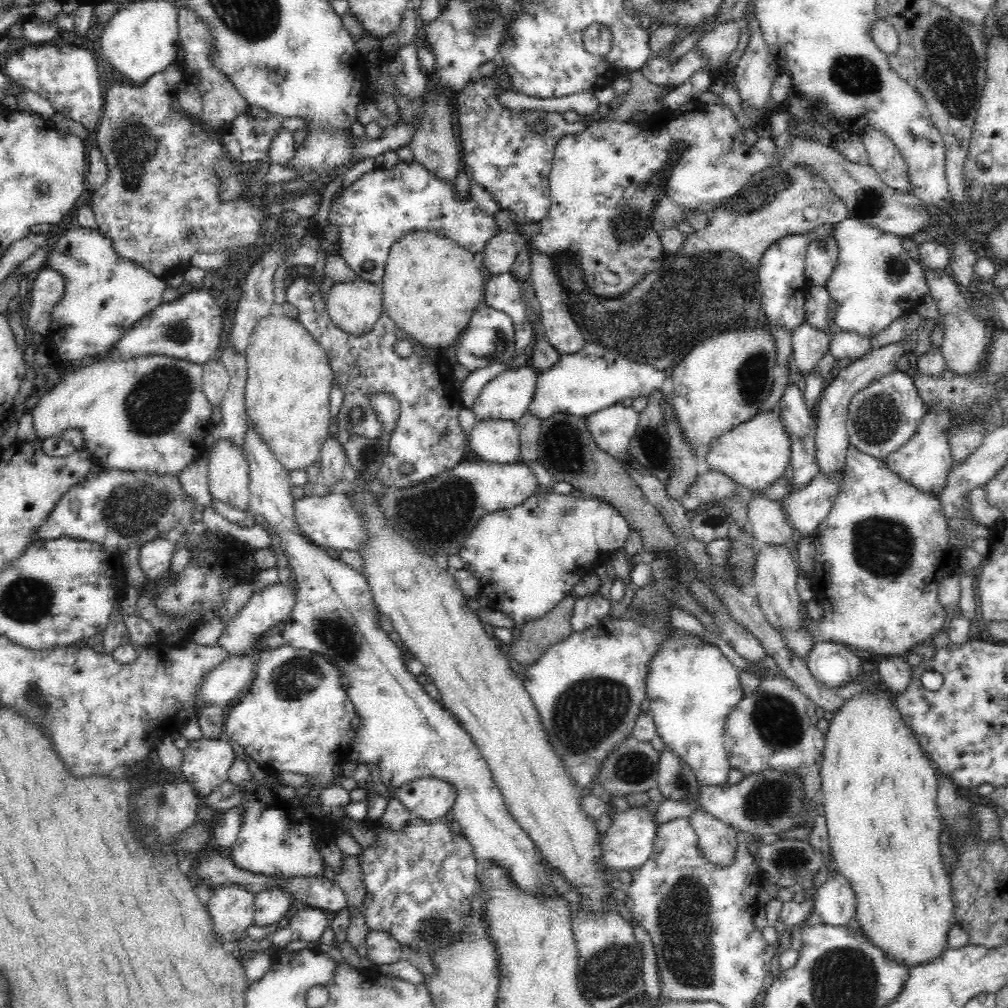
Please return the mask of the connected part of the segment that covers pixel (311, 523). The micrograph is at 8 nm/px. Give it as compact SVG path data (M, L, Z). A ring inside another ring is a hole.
M330 493L325 496L304 496L295 500L292 504L293 524L297 526L301 534L311 543L322 549L334 548L334 550L354 550L356 544L365 539L361 532L361 522L357 520L353 508L349 506L344 495Z

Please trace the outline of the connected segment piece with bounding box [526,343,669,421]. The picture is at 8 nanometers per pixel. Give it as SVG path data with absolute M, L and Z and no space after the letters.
M587 343L574 354L560 355L551 367L539 372L534 398L526 413L532 413L542 421L556 413L585 417L608 408L608 405L621 403L623 398L648 397L653 390L665 389L668 384L668 371L631 361L604 346Z

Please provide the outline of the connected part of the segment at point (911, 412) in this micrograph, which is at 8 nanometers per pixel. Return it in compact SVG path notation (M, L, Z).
M910 375L906 380L876 380L860 389L847 406L847 431L850 445L859 452L884 459L914 436L927 408Z

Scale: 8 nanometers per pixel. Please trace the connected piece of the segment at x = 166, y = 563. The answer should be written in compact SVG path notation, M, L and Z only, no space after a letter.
M167 536L142 544L138 560L148 582L162 580L162 574L168 572L168 568L170 568L172 554L174 554L174 542L168 542Z

